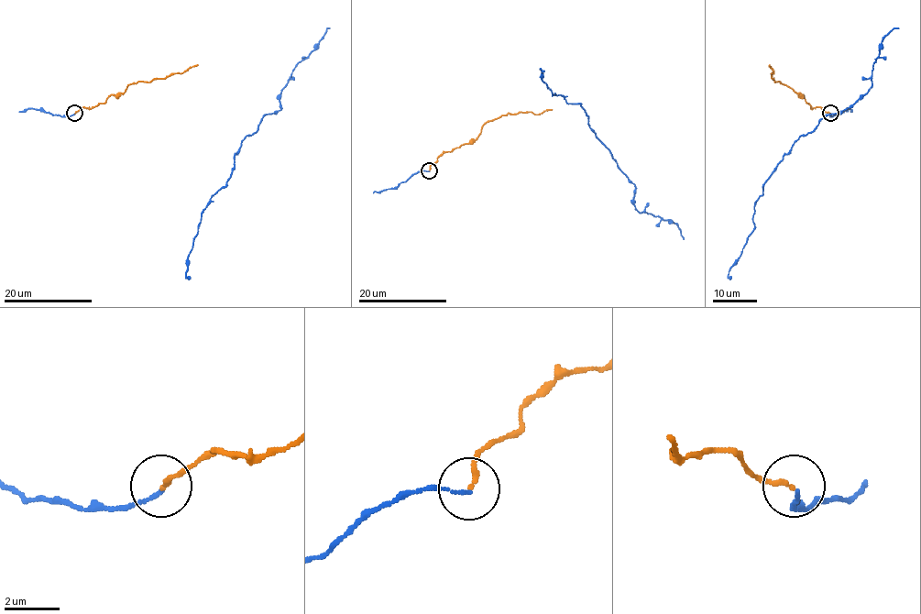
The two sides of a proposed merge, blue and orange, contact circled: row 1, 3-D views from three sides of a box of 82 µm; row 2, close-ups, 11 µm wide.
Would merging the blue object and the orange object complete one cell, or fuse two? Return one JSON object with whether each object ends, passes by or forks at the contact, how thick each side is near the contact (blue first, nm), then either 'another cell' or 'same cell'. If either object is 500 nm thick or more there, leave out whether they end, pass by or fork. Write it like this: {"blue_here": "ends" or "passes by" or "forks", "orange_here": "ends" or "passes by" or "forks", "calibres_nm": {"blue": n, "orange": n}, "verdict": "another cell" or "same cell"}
{"blue_here": "ends", "orange_here": "ends", "calibres_nm": {"blue": 120, "orange": 170}, "verdict": "same cell"}

